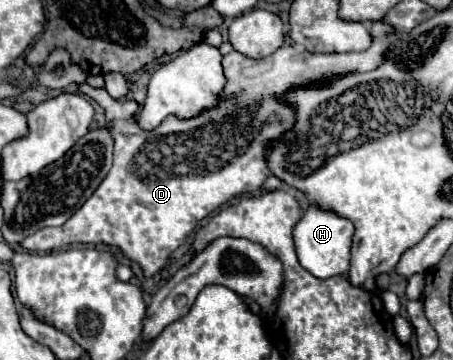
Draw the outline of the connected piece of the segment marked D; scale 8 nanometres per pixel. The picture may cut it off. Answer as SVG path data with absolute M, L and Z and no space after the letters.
M373 21L369 27L371 33L371 47L361 53L337 53L337 55L315 55L309 51L301 51L295 45L279 47L273 55L267 59L247 59L245 55L239 55L237 51L231 51L223 57L223 73L227 77L227 83L223 91L219 93L217 105L211 109L201 111L199 115L191 119L165 119L157 129L143 131L137 127L133 115L137 113L139 105L135 101L115 101L107 89L97 89L87 83L79 83L79 91L87 97L95 99L103 109L107 117L107 127L113 133L115 139L115 151L113 151L113 167L107 173L107 177L101 181L97 191L81 205L81 209L67 219L59 227L45 227L37 233L25 237L19 245L27 251L47 253L47 251L59 251L73 243L83 245L97 245L105 243L111 247L117 247L129 261L137 263L143 269L145 277L153 277L159 273L165 265L171 253L197 229L201 219L209 217L215 209L219 209L223 203L231 201L231 197L255 193L261 189L261 185L271 177L271 171L267 167L267 157L271 153L269 143L275 139L281 139L287 131L295 127L295 107L285 101L285 95L299 87L323 87L333 77L345 77L351 73L365 73L381 67L389 57L391 47L399 41L395 29L385 21Z

